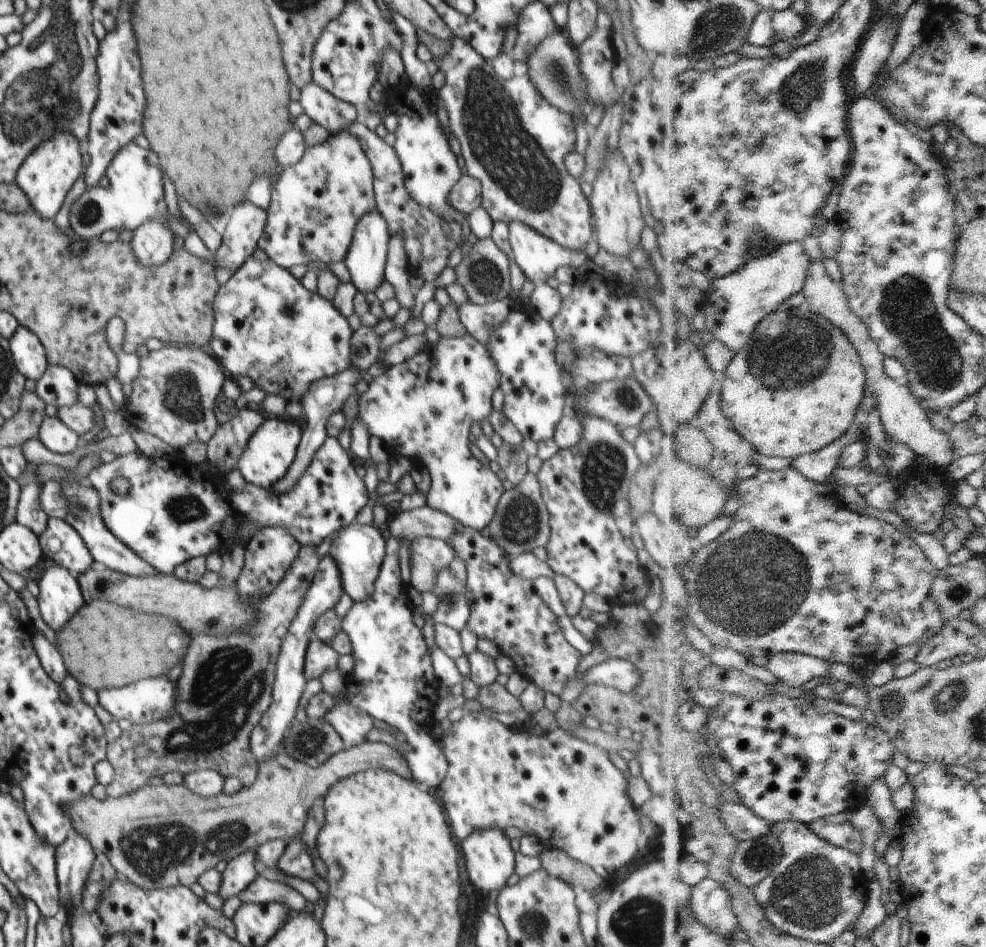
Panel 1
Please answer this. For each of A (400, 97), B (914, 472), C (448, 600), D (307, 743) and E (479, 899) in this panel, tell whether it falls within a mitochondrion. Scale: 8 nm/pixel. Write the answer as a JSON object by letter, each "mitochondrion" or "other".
{"A":"other","B":"other","C":"mitochondrion","D":"mitochondrion","E":"other"}

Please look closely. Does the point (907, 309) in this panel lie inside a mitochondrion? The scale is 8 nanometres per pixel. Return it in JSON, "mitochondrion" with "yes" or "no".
{"mitochondrion":"yes"}

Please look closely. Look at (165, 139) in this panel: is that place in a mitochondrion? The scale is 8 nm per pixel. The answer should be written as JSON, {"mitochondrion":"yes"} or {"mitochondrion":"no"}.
{"mitochondrion":"no"}

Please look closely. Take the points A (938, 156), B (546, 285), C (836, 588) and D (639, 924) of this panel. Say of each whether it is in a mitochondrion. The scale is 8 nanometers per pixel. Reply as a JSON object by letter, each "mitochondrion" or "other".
{"A":"other","B":"other","C":"other","D":"mitochondrion"}

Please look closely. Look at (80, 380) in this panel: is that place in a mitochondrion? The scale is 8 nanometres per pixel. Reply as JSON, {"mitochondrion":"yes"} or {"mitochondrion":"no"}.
{"mitochondrion":"no"}

